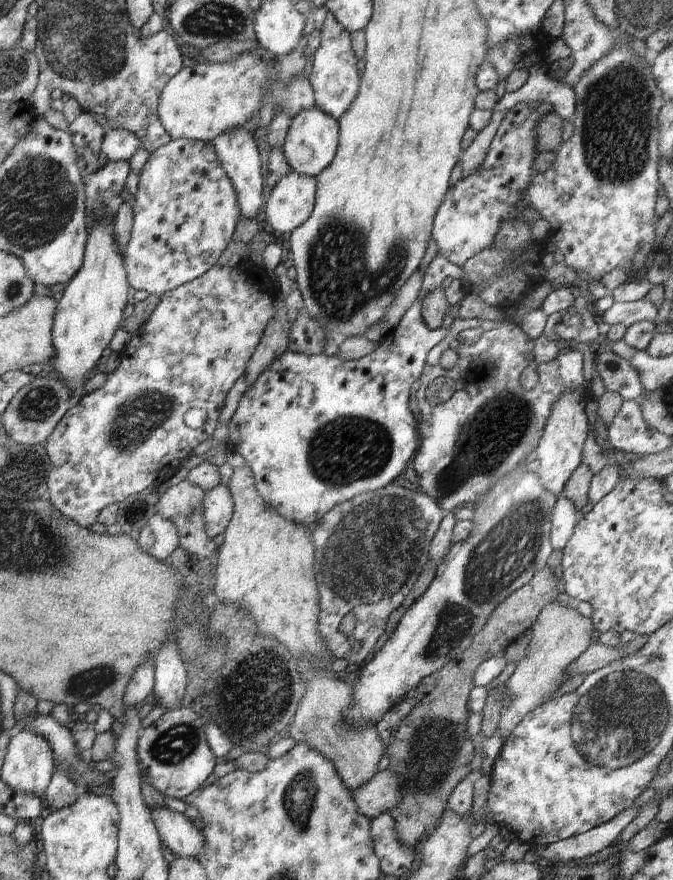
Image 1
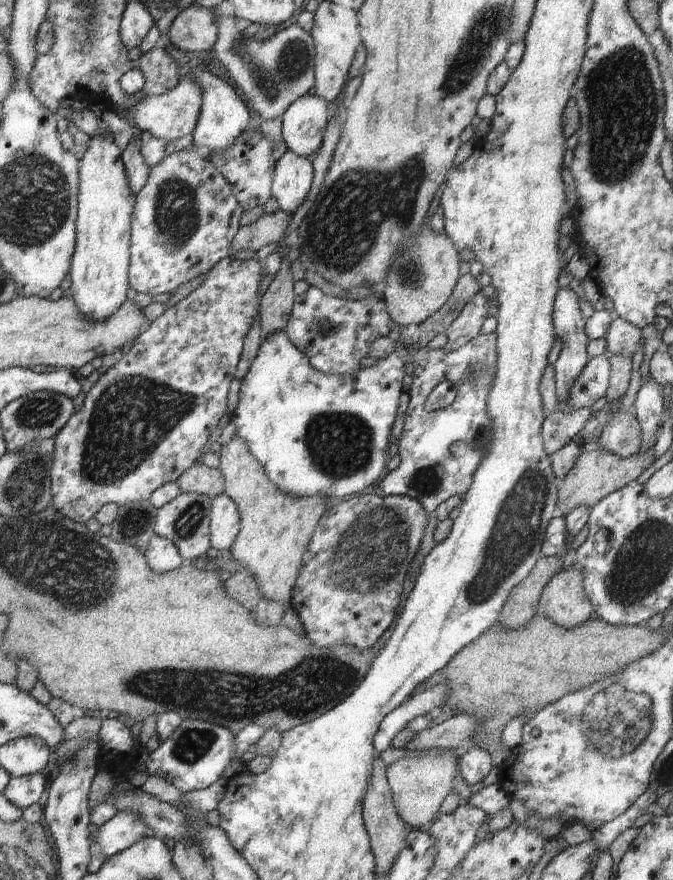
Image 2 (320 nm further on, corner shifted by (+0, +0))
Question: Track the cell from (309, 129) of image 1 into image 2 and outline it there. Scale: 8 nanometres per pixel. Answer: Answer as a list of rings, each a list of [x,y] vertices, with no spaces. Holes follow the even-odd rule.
[[[316,94],[295,100],[281,116],[286,146],[298,156],[313,158],[330,116],[330,106]]]

